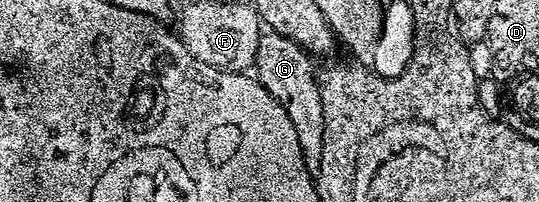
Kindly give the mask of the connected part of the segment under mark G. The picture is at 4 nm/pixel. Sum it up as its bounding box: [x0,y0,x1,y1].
[253,31,324,167]

